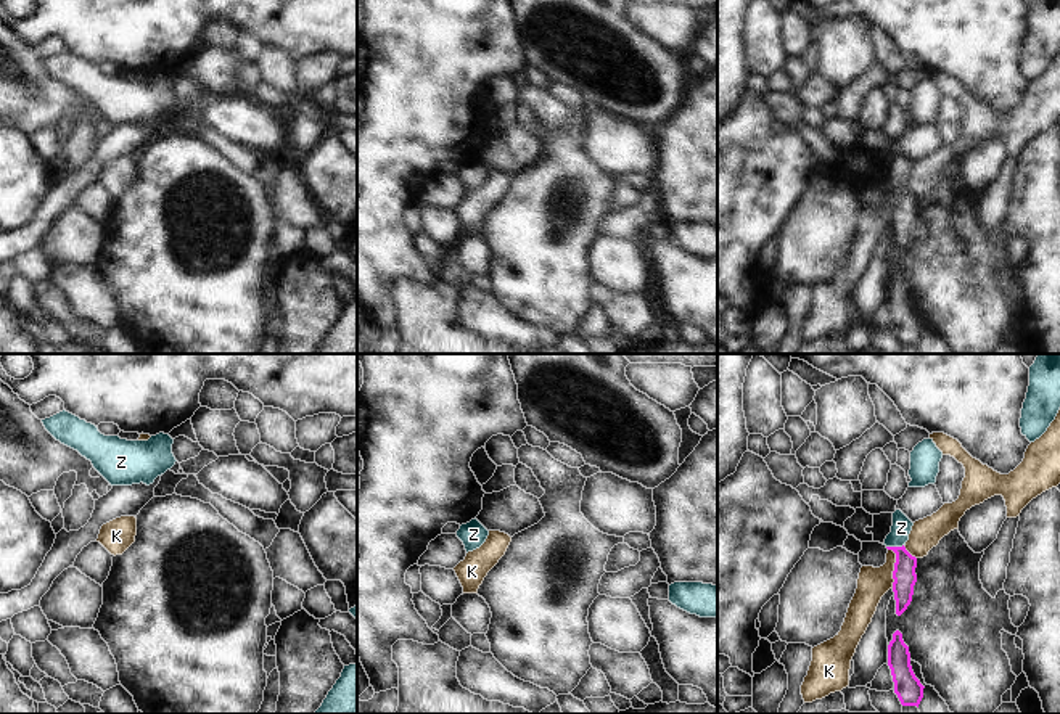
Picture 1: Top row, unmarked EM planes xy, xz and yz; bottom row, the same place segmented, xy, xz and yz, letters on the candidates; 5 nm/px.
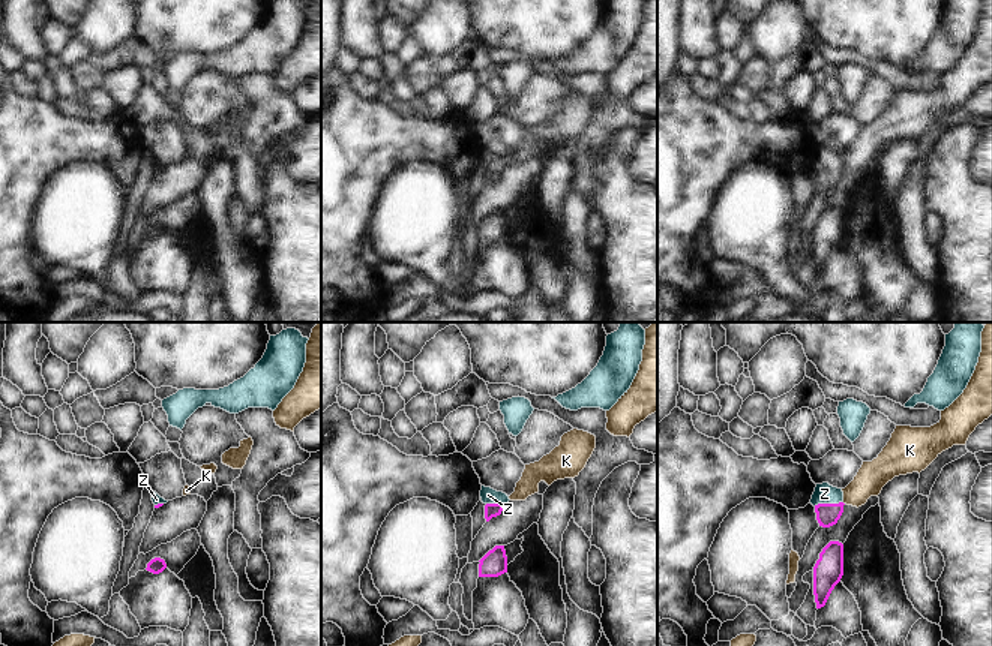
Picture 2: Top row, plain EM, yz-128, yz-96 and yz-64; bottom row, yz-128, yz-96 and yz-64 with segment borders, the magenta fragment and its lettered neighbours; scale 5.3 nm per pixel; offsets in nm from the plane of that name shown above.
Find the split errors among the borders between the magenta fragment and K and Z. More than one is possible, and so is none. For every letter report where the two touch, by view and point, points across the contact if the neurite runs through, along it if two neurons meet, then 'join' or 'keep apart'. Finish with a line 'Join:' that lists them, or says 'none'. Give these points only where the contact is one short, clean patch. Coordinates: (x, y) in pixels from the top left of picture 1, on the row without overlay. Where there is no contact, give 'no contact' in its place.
K: meets magenta in yz at (895, 208); border along yz (888, 188), (895, 193), (891, 227); keep apart
Z: meets magenta in yz at (895, 187); runs through yz (904, 216), (904, 198), (895, 187), (901, 168); join
Join: Z

